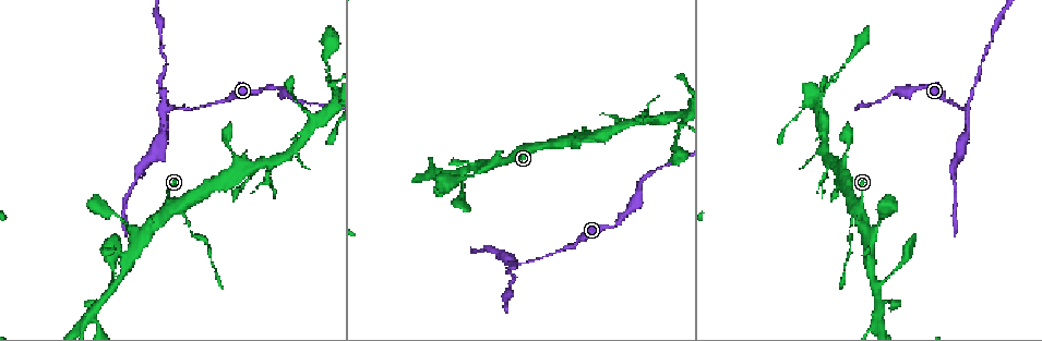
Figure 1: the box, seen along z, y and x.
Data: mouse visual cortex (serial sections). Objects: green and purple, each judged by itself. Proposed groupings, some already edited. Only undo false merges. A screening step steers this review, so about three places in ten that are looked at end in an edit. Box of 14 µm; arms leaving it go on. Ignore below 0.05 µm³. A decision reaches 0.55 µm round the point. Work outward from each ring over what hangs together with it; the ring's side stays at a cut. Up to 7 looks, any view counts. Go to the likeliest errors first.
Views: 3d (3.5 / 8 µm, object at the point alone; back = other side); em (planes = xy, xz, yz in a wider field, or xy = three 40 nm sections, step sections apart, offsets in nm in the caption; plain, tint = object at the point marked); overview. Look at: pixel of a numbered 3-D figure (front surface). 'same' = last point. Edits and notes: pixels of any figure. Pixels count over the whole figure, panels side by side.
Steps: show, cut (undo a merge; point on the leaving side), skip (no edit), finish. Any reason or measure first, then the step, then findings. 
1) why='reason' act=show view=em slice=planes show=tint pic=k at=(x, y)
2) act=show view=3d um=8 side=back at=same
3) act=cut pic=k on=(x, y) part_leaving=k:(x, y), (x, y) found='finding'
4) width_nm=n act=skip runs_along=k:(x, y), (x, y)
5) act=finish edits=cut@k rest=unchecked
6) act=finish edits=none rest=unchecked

act=show view=3d um=3.5 pic=1 at=(967, 111)

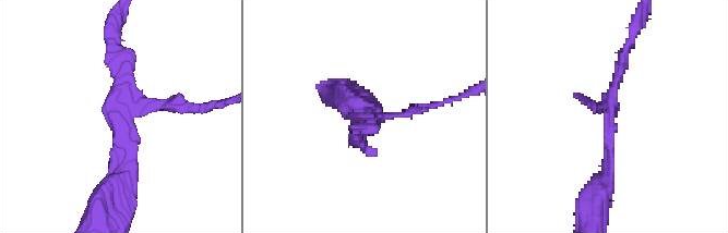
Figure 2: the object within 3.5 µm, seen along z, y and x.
arms=3 arm_widths_nm=100,150,150 why='need the tissue' act=show view=em slice=xy step=1 show=tint pic=2 at=(613, 108)

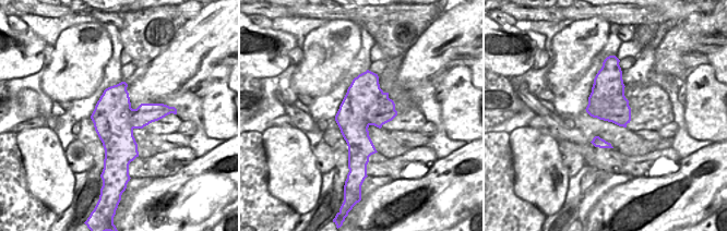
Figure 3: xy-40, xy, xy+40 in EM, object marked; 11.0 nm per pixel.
act=cut pic=2 on=(133, 154) border=3:(383, 93), (369, 108), (373, 124) found='a second cell is stuck on'

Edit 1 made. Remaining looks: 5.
why='small branch off a trunk' act=show view=3d um=3.5 pic=1 at=(168, 208)

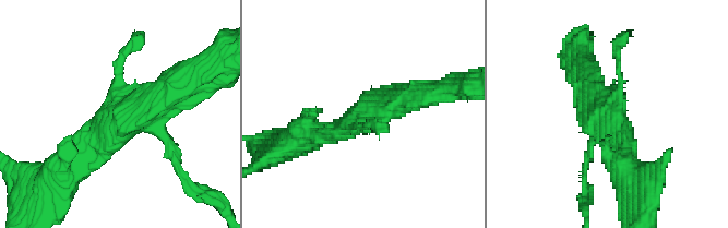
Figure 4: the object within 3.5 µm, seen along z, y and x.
act=skip runs_along=4:(128, 49), (115, 79), (124, 116), (178, 86) found='continuous, no second cell'

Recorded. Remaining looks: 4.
act=show view=3d um=8 pic=1 at=(616, 127)

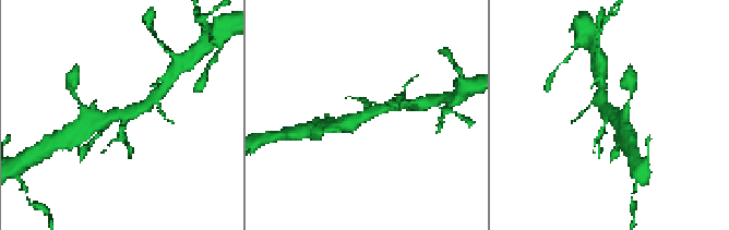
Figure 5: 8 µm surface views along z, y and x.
why='closer look' act=show view=3d um=3.5 pic=5 at=(613, 111)

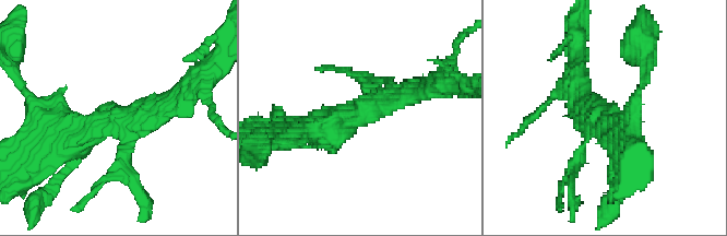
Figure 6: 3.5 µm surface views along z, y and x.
act=skip runs_along=6:(301, 133), (428, 89) found='one cell here'

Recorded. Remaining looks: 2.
act=finish edits=cut@2 rest=unchecked

